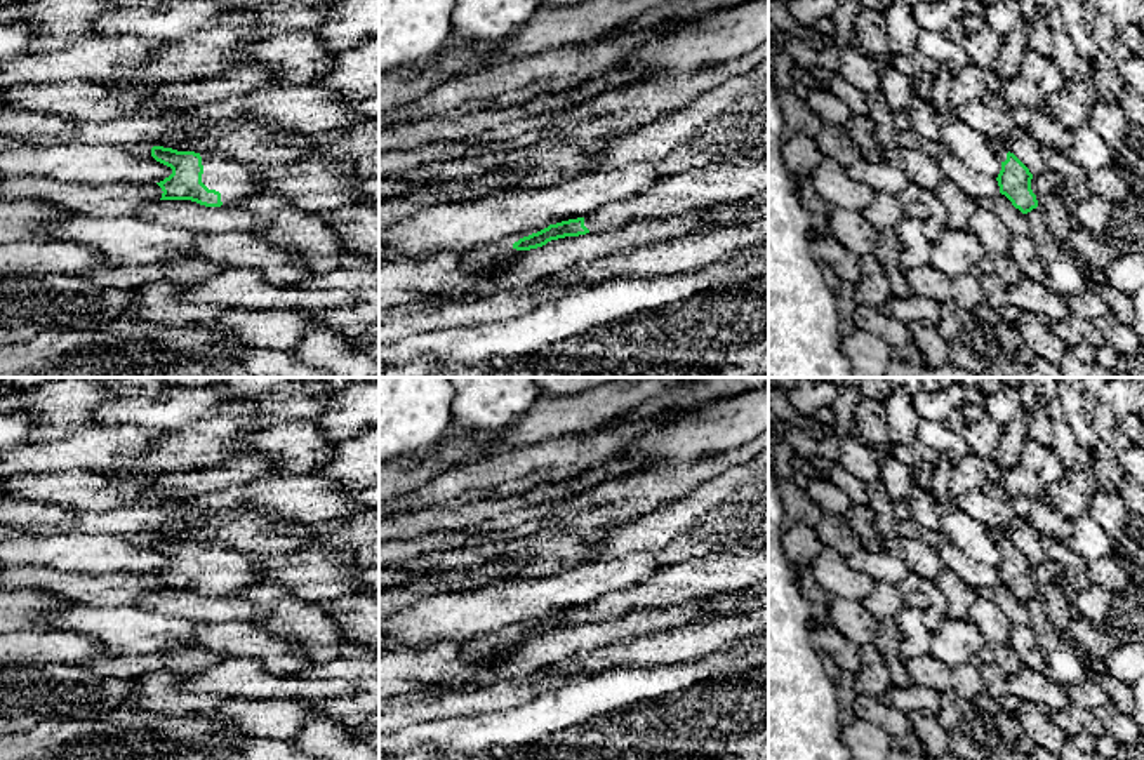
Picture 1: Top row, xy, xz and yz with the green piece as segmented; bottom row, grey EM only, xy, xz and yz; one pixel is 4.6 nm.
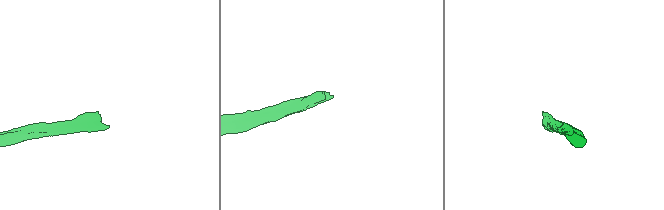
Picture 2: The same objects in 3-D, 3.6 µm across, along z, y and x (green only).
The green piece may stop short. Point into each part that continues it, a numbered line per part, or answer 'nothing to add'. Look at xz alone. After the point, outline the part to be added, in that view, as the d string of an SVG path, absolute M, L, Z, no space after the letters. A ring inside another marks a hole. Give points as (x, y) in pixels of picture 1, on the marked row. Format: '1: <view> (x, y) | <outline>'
1: xz (715, 185) | M756 160L711 163L609 203L584 217L584 226L605 233L636 221L730 205L763 190L768 190L768 165Z

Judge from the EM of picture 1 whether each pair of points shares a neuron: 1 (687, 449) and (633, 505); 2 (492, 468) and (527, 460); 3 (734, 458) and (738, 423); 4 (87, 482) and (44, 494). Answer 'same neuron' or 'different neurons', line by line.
1: different neurons
2: same neuron
3: different neurons
4: same neuron

